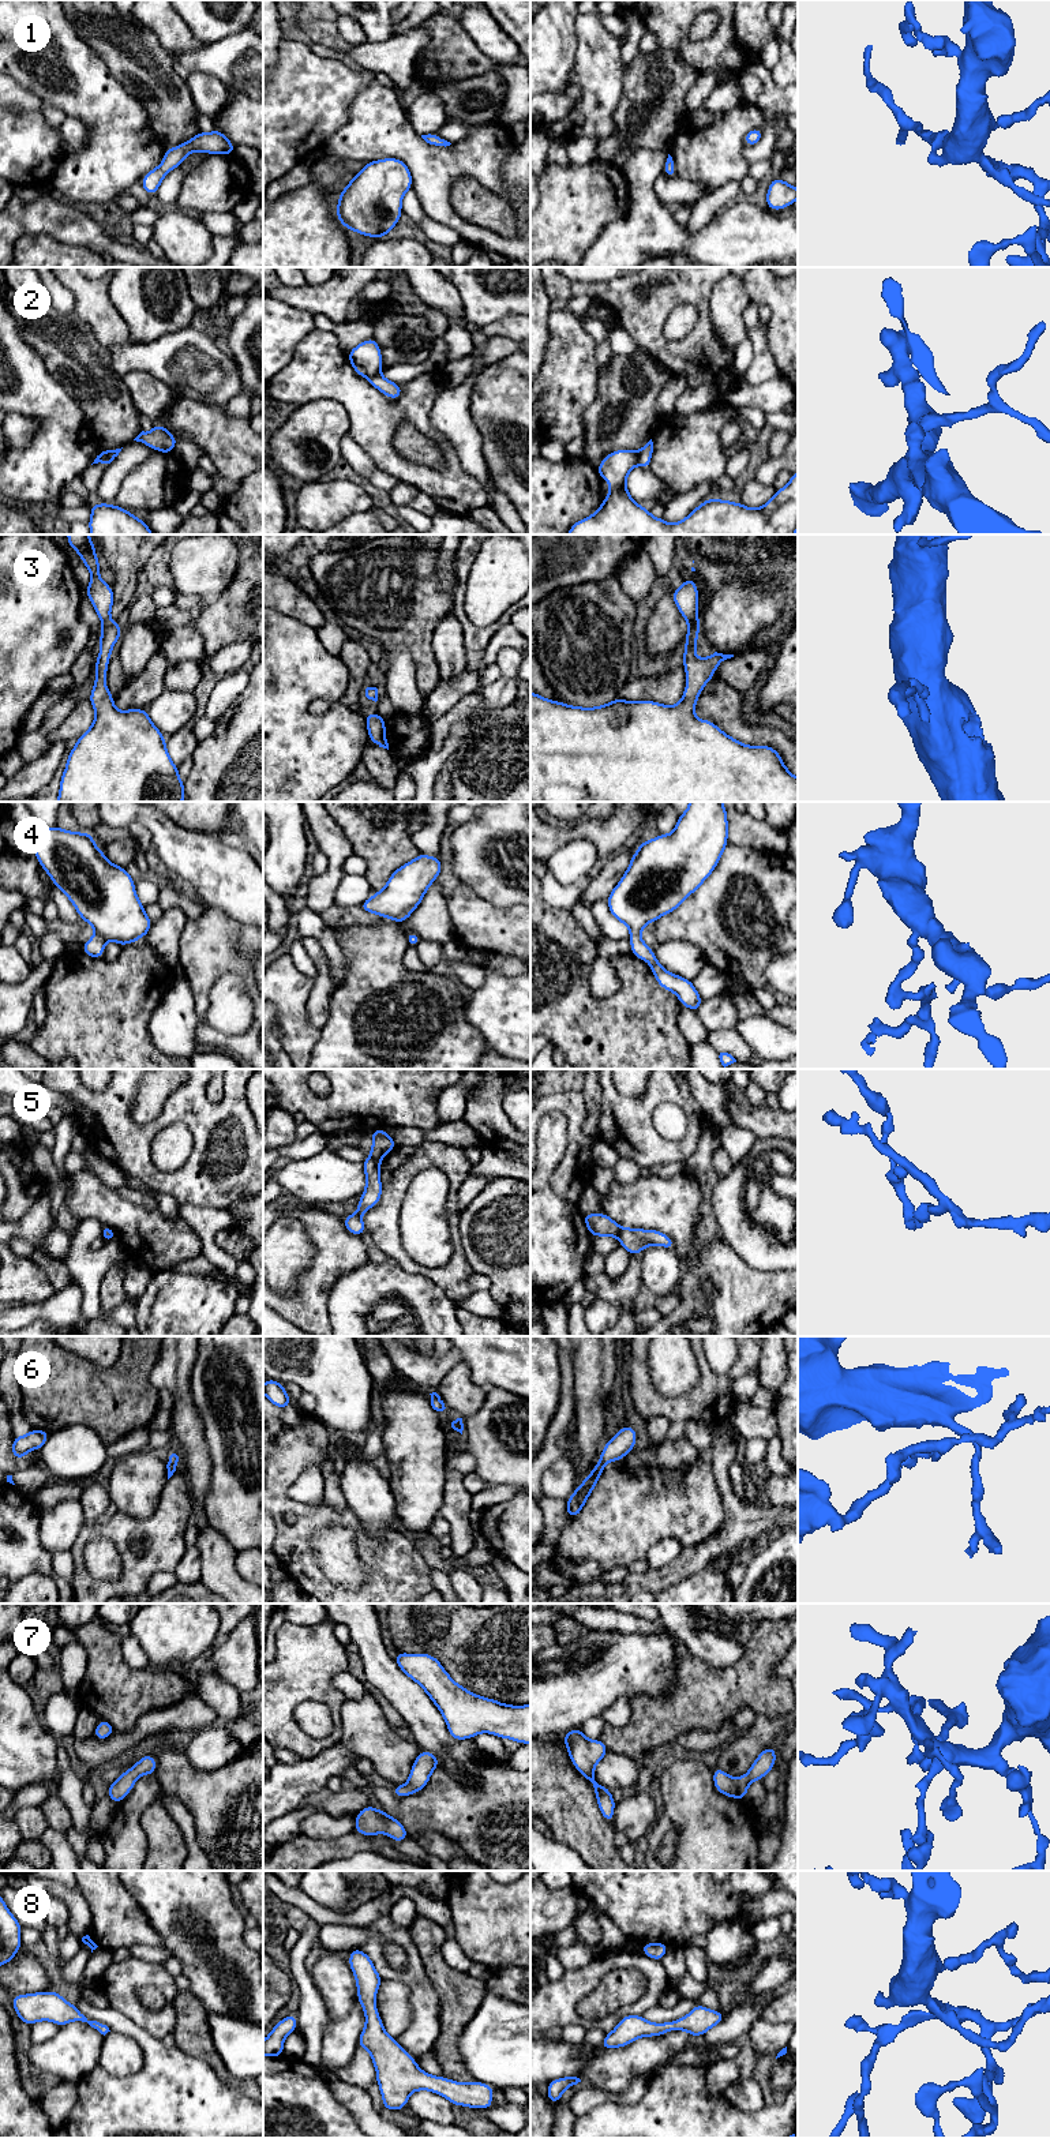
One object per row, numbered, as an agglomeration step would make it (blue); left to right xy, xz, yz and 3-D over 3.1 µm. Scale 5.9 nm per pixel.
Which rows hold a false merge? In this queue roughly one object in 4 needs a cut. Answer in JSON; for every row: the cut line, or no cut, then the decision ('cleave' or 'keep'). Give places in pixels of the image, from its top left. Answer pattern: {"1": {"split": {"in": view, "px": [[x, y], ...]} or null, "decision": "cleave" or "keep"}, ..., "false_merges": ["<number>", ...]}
{"1": {"split": null, "decision": "keep"}, "2": {"split": {"in": "yz", "px": [[637, 452], [638, 462]]}, "decision": "cleave"}, "3": {"split": null, "decision": "keep"}, "4": {"split": null, "decision": "keep"}, "5": {"split": {"in": "xz", "px": [[370, 1156], [379, 1161]]}, "decision": "cleave"}, "6": {"split": null, "decision": "keep"}, "7": {"split": null, "decision": "keep"}, "8": {"split": null, "decision": "keep"}, "false_merges": ["2", "5"]}

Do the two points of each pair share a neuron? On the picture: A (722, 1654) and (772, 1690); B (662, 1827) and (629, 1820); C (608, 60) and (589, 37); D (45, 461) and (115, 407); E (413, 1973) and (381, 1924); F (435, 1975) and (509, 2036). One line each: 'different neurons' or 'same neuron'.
A: different neurons
B: different neurons
C: same neuron
D: different neurons
E: same neuron
F: different neurons

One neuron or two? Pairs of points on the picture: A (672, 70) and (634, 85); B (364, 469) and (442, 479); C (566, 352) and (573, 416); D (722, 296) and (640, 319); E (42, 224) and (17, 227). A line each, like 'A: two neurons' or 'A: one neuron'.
A: one neuron
B: two neurons
C: one neuron
D: two neurons
E: one neuron

